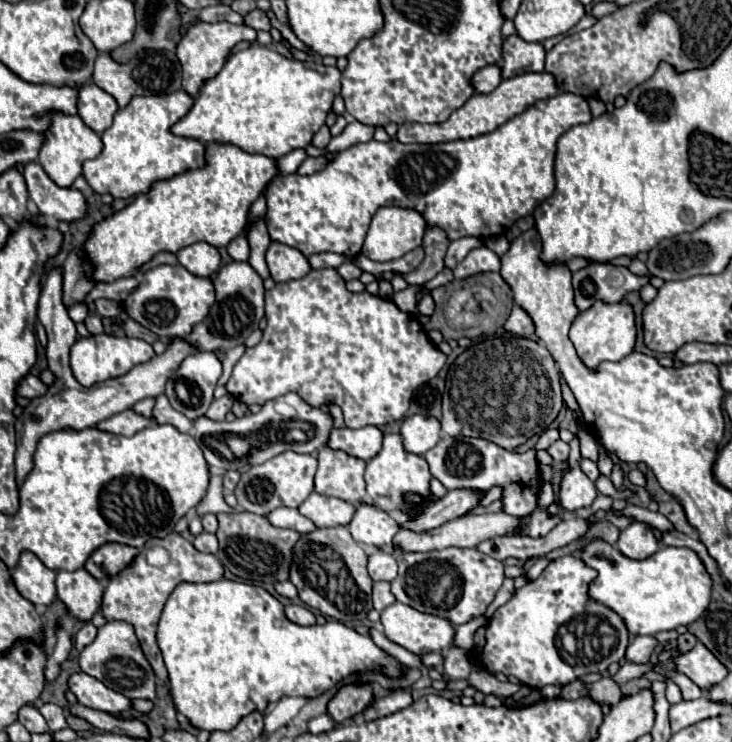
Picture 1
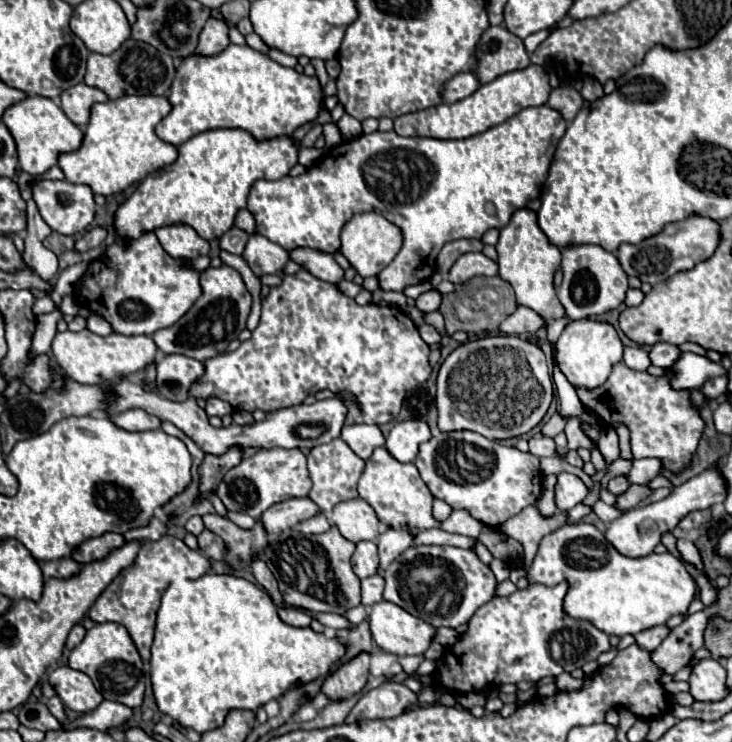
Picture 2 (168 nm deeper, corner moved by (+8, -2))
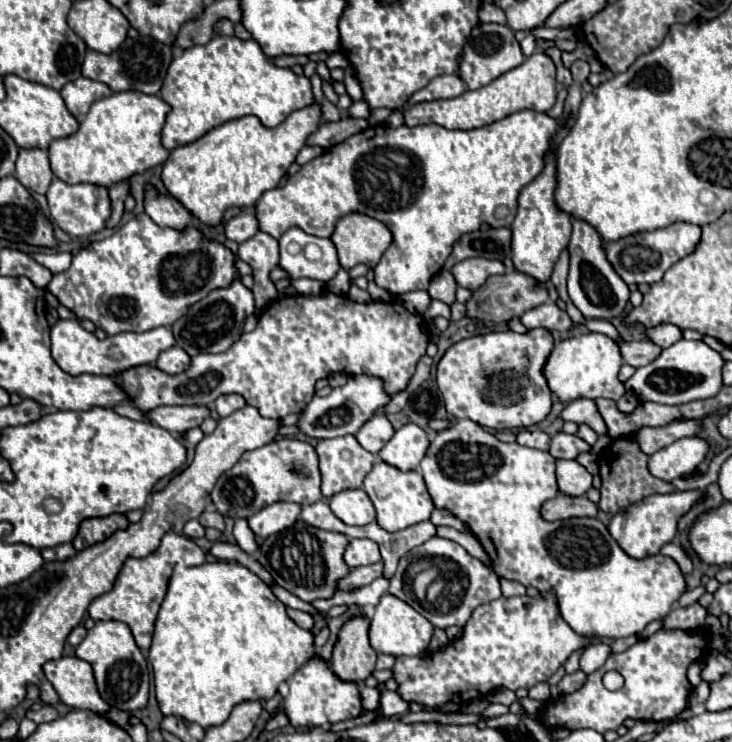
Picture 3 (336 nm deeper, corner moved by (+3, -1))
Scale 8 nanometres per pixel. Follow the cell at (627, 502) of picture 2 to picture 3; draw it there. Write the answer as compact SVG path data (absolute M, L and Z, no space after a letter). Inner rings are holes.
M620 436L614 438L602 452L600 452L600 478L602 478L602 498L598 502L598 508L610 514L616 514L620 510L624 510L626 506L640 502L646 496L652 494L668 494L668 492L676 492L676 488L660 478L654 478L648 470L648 454L644 454L636 442L636 438L630 436Z

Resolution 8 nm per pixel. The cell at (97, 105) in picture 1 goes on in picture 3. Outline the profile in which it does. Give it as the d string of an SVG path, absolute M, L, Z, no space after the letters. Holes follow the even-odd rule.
M84 76L68 82L60 90L60 96L66 102L66 108L70 110L70 114L76 120L82 118L82 114L86 114L86 110L90 110L92 102L96 102L98 98L110 96L110 94L112 94L112 90L106 84L90 80L90 78L84 78Z

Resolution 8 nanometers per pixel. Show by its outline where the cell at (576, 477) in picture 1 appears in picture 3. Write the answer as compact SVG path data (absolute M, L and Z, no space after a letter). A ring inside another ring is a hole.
M556 460L556 478L562 494L584 496L592 488L592 474L576 460Z

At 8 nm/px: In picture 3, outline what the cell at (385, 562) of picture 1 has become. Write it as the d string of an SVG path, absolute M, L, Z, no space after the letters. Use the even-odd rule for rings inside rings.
M350 538L346 552L344 552L344 562L354 568L354 566L368 566L374 562L380 562L378 554L378 544L368 540L368 538Z

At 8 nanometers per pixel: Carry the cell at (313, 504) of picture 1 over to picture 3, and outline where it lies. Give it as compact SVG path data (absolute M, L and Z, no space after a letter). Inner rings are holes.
M276 502L276 504L270 504L270 506L262 508L254 516L250 516L248 526L256 536L268 538L270 534L276 534L276 532L284 530L286 526L292 526L296 522L298 514L300 514L298 504Z

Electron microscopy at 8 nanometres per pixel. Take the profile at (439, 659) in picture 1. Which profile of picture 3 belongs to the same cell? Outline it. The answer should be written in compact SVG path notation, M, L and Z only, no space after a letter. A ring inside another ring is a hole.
M366 687L361 692L361 704L365 710L374 710L378 706L380 691L377 687Z

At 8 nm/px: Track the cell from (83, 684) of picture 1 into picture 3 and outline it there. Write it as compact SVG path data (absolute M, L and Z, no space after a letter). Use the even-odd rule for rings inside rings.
M62 656L58 660L48 660L42 670L64 704L92 710L96 714L106 714L110 710L96 690L92 666L86 660L76 656Z

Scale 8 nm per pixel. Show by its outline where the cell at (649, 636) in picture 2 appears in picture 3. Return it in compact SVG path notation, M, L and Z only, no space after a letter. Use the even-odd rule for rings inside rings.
M694 602L692 606L686 608L674 606L672 612L664 618L664 628L696 630L696 628L704 628L704 620L706 620L706 608Z

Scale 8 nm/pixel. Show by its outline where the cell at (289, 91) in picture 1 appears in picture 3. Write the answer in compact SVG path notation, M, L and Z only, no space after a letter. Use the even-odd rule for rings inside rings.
M214 36L204 46L182 50L168 66L160 94L172 106L162 128L162 144L168 150L196 142L208 130L248 114L258 116L264 126L274 128L294 110L314 102L306 76L296 76L290 68L278 68L262 54L254 40L234 36Z

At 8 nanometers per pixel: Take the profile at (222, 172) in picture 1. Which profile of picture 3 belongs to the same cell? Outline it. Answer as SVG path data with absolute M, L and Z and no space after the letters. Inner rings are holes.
M318 102L292 112L276 128L262 126L256 116L242 116L216 126L192 144L170 152L162 170L162 182L168 192L178 198L198 220L216 226L230 206L250 208L258 198L278 186L300 148L306 144L310 132L322 124L322 110Z

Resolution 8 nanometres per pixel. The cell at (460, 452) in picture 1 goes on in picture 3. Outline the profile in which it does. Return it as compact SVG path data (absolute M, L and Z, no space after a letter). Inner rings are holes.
M468 418L458 420L454 426L438 432L420 464L420 472L434 506L438 510L448 510L468 526L468 530L488 552L494 572L500 578L534 586L540 592L554 592L562 618L576 634L616 640L640 634L652 620L666 618L670 606L686 590L686 582L678 564L662 554L642 560L626 556L626 552L610 536L608 528L596 518L568 518L554 522L544 520L540 516L540 508L558 492L554 470L556 460L548 452L520 446L516 442L500 442L494 434L486 432Z

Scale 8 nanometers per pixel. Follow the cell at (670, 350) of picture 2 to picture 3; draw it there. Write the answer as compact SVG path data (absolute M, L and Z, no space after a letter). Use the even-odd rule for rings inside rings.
M618 342L618 348L620 348L620 354L624 358L626 364L638 368L638 366L646 366L646 362L652 362L662 350L652 344L652 342Z

